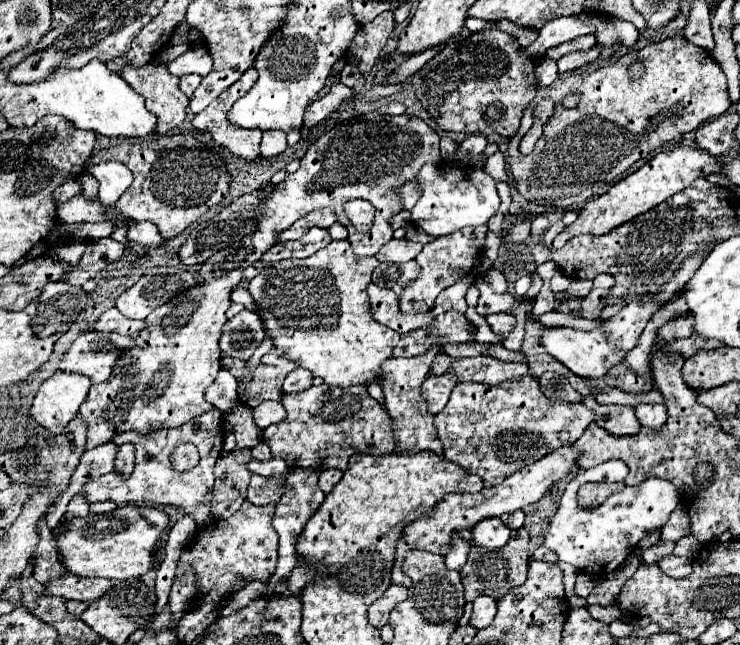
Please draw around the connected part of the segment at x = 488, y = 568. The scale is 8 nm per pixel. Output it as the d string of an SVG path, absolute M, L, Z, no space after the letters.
M525 527L513 531L509 543L497 551L489 551L473 545L469 551L467 565L463 565L463 569L459 571L465 587L465 601L473 601L479 595L501 599L509 589L521 585L527 579L527 569L529 569L529 533Z

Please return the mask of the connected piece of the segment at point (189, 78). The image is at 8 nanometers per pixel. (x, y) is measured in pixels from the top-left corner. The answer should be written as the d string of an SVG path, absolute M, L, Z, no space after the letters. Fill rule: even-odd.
M185 75L185 77L181 79L179 87L181 87L181 91L183 91L187 97L191 97L191 95L195 93L195 89L199 87L199 83L201 83L201 77L199 77L199 75Z

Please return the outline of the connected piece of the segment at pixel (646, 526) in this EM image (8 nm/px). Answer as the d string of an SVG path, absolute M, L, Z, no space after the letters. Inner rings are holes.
M611 459L593 469L579 471L573 481L567 483L565 493L559 501L557 513L551 521L551 527L545 535L545 545L553 549L561 561L579 567L579 571L587 575L611 573L617 569L633 551L633 547L651 531L659 531L671 511L679 505L681 497L675 485L665 479L645 479L635 487L625 487L619 493L613 493L599 507L583 509L577 503L577 491L581 485L589 482L622 482L629 469L623 461Z

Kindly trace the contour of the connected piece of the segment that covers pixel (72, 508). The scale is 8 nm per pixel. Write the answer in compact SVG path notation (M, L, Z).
M75 495L75 497L69 501L69 505L67 505L67 511L65 511L63 519L61 519L61 525L65 525L65 529L67 529L67 525L69 525L73 519L77 519L77 517L87 517L87 515L89 515L89 503L85 501L85 497Z

